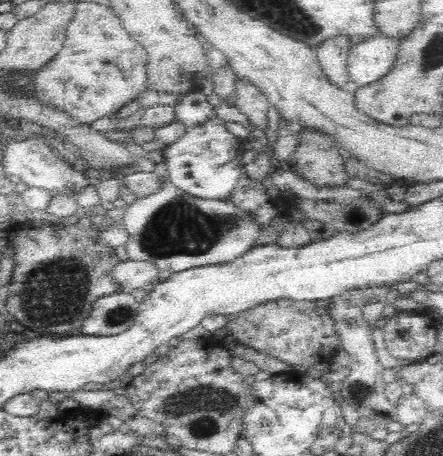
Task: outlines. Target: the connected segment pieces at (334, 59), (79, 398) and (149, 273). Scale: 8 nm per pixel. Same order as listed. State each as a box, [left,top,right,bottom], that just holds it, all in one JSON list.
[[314,34,355,87],[68,387,136,421],[111,259,162,293]]

